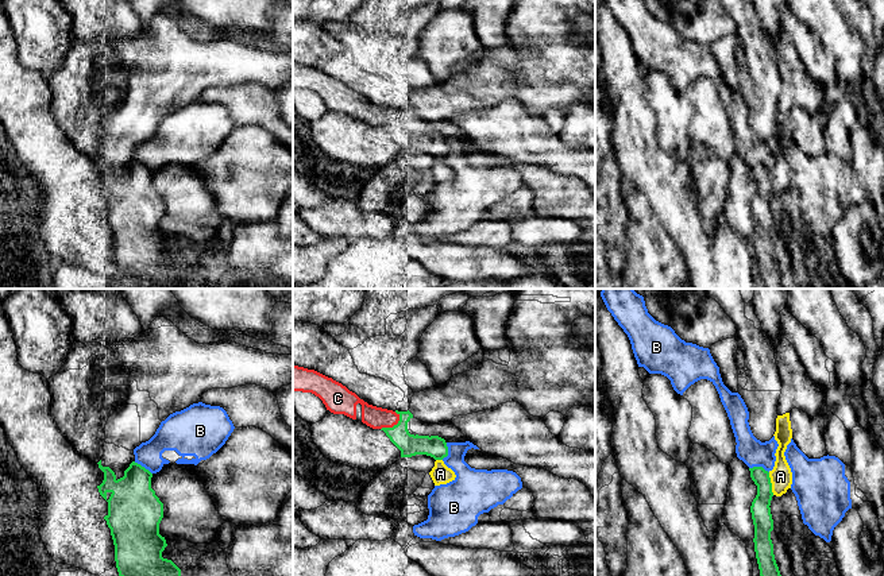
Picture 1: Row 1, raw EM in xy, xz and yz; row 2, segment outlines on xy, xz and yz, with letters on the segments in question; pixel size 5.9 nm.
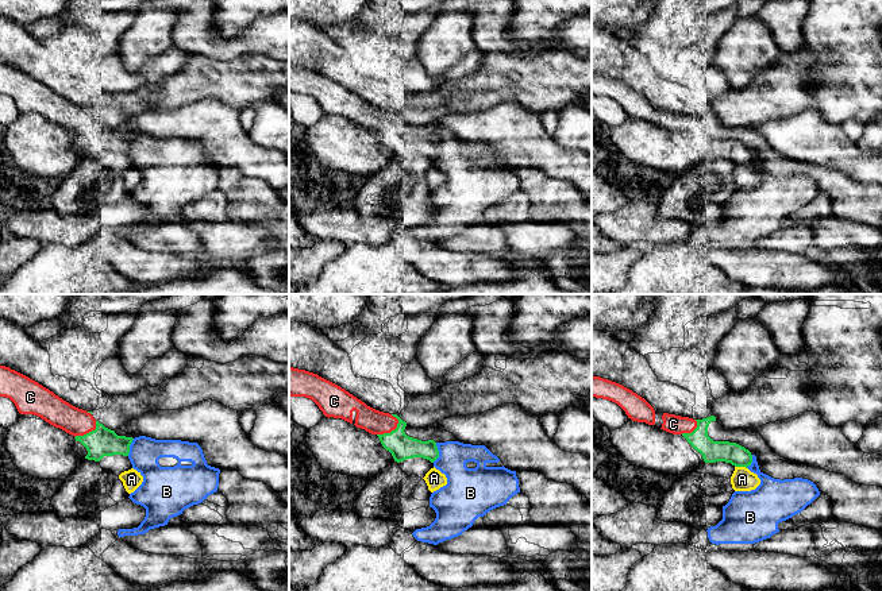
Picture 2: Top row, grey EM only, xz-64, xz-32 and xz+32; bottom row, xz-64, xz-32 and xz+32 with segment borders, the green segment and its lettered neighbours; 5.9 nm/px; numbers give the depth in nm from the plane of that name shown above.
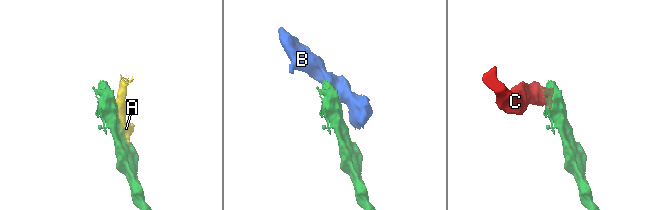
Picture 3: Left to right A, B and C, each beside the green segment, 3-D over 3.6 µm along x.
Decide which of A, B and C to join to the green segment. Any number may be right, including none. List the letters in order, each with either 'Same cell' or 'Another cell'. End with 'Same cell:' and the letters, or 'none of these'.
A: Another cell
B: Another cell
C: Same cell
Same cell: C

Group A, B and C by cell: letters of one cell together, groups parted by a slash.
A / B / C

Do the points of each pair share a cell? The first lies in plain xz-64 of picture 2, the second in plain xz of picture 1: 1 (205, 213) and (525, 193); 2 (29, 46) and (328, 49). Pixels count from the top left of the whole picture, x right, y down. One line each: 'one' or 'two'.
1: one
2: one

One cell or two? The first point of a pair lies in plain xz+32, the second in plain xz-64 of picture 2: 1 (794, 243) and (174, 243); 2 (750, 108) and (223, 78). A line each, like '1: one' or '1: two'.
1: one
2: one

